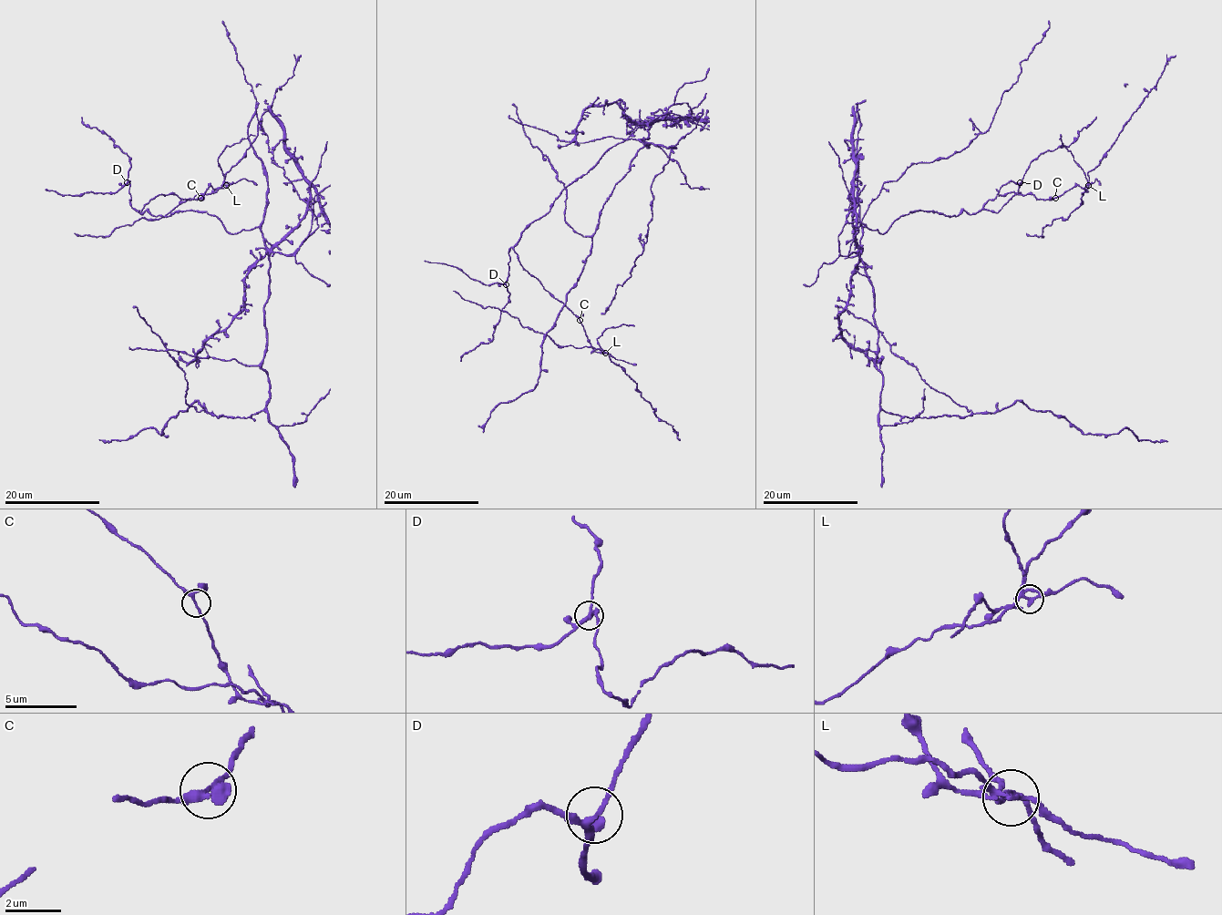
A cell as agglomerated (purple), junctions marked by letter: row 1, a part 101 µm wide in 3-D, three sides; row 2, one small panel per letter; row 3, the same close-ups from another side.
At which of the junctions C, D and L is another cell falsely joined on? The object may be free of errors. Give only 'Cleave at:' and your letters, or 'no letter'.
Cleave at: L

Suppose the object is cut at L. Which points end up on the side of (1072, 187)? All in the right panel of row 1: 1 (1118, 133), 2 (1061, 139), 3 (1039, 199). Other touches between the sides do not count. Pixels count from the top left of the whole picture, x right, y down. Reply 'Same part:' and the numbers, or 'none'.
Same part: 3

